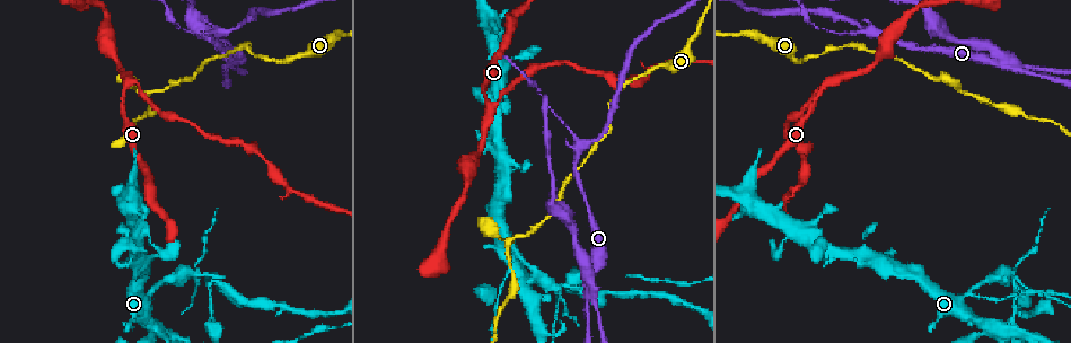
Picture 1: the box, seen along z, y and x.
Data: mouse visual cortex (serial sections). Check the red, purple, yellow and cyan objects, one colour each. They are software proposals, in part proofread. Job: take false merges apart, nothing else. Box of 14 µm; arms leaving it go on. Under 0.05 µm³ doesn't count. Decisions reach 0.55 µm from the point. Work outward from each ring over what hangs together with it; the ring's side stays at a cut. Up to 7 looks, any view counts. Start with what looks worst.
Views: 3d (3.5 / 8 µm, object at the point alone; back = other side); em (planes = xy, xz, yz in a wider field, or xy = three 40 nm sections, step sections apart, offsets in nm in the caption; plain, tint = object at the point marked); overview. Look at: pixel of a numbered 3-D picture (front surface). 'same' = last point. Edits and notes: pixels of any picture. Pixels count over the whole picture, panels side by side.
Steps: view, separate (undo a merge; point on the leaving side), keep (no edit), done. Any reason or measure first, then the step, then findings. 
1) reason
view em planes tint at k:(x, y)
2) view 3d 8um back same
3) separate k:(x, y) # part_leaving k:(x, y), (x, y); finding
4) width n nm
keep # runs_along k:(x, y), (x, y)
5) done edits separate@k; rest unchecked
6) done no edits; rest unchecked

arms part here
view 3d 8um at 1:(148, 295)

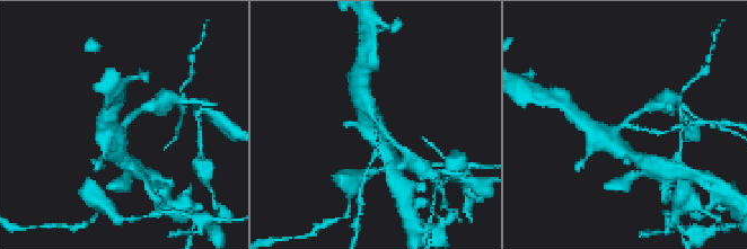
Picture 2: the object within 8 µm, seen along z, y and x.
view 3d 3.5um at 2:(624, 122)

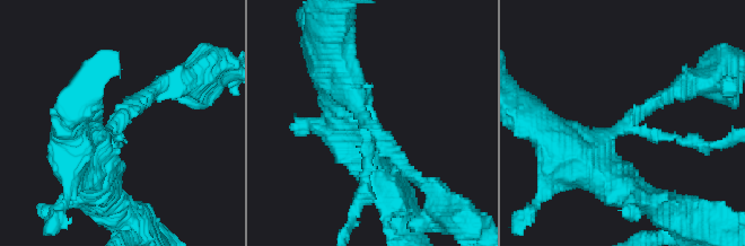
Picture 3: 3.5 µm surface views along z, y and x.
arms 3; arm_widths 150, 200, 450 nm
separate 3:(686, 141) # part_leaving 3:(646, 132), (703, 146), (735, 135); a second cell is stuck on

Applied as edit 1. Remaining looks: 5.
four-way junction
view 3d 3.5um at 1:(566, 289)

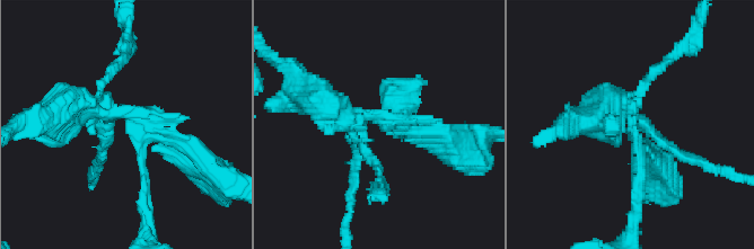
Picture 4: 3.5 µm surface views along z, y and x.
view em planes tint at 4:(383, 120)

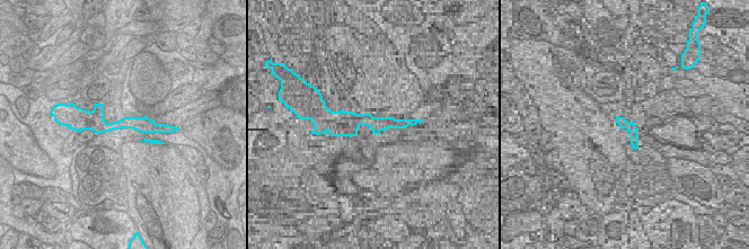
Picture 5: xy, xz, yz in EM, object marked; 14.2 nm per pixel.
separate 4:(136, 109) # part_leaving 4:(90, 108), (187, 147); a second cell is stuck on

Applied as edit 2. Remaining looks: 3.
view 3d 3.5um at 1:(871, 34)

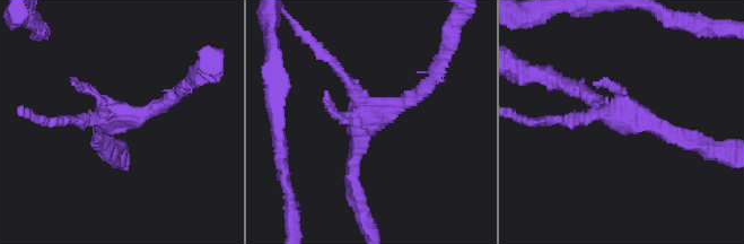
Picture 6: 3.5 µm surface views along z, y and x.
view em planes tint at 6:(628, 122)

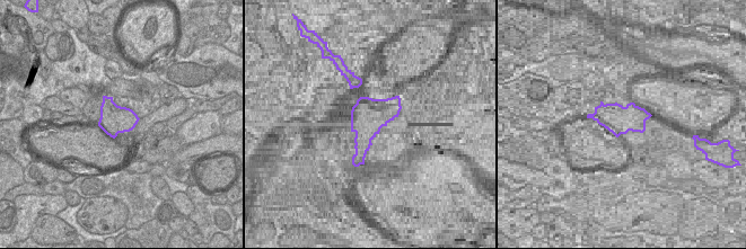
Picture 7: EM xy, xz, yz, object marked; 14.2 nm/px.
width 420 nm
keep # runs_along 6:(353, 191), (360, 130), (427, 87); continuous, no second cell

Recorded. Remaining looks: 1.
done edits separate@3, separate@4; rest unchecked

